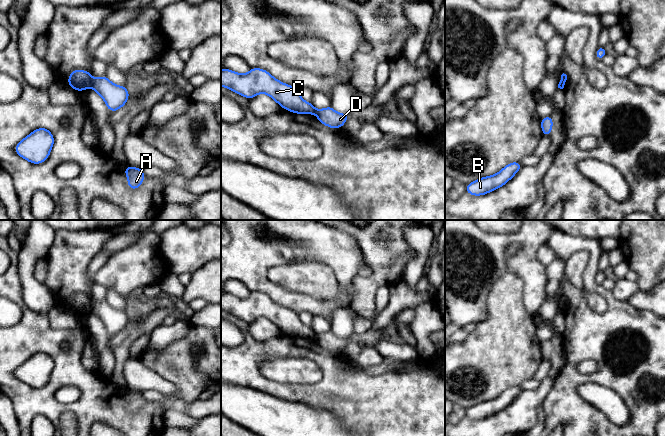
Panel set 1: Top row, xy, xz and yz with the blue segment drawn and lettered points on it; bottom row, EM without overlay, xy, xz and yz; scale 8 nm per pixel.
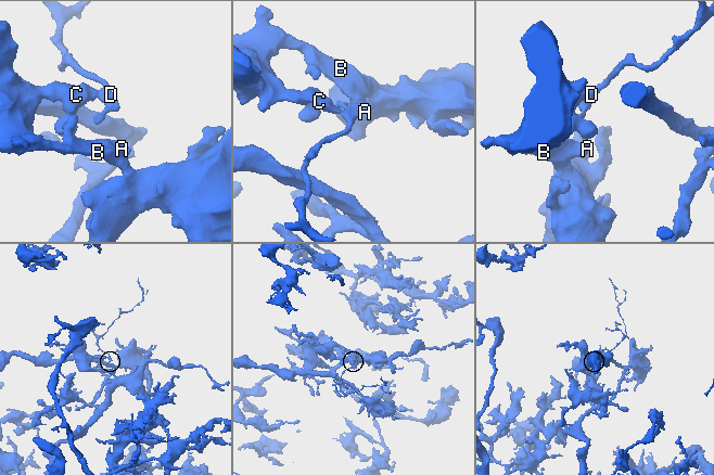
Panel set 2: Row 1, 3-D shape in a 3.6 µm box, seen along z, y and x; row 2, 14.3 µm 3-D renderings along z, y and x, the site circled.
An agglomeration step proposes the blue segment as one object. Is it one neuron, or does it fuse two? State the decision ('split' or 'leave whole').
split

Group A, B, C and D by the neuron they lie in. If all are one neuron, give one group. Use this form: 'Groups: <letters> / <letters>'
Groups: A B C / D

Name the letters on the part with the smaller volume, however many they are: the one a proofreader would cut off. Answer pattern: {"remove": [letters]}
{"remove": ["D"]}

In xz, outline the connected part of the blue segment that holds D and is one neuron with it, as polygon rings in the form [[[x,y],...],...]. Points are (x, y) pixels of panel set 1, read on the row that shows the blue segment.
[[[331,106],[316,110],[315,114],[322,124],[330,128],[341,128],[350,117],[350,114],[337,113]]]

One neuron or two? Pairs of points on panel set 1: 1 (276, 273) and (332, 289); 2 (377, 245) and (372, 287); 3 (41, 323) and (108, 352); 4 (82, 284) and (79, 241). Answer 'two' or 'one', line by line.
1: one
2: one
3: two
4: one

